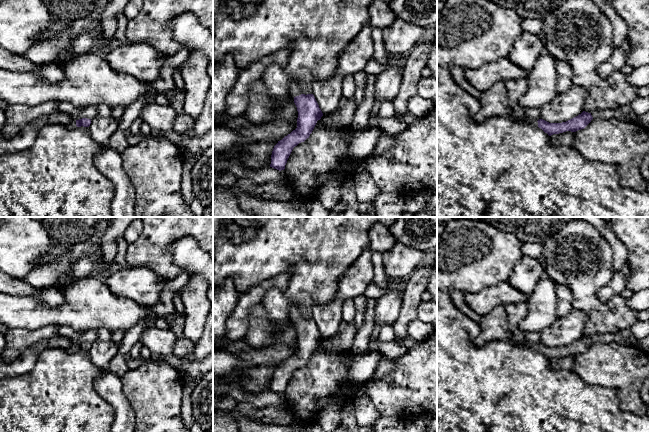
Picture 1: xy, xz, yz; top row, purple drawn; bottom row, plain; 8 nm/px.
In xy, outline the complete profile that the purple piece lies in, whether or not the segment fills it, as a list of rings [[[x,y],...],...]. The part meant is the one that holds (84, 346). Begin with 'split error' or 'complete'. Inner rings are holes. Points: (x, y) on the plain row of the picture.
split error; [[[71,342],[70,347],[66,350],[69,353],[75,353],[76,351],[89,351],[91,348],[91,343],[87,343],[87,342],[82,342],[79,344],[75,344],[73,342]]]

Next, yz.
split error; [[[583,335],[578,340],[562,347],[549,347],[543,343],[534,344],[525,341],[523,346],[531,348],[535,351],[541,352],[549,360],[553,358],[559,358],[566,355],[576,356],[578,354],[584,353],[593,343],[591,337]]]

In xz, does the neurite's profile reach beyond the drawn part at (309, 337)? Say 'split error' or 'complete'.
split error

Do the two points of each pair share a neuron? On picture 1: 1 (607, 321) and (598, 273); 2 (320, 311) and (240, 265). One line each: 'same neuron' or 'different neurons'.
1: same neuron
2: different neurons

